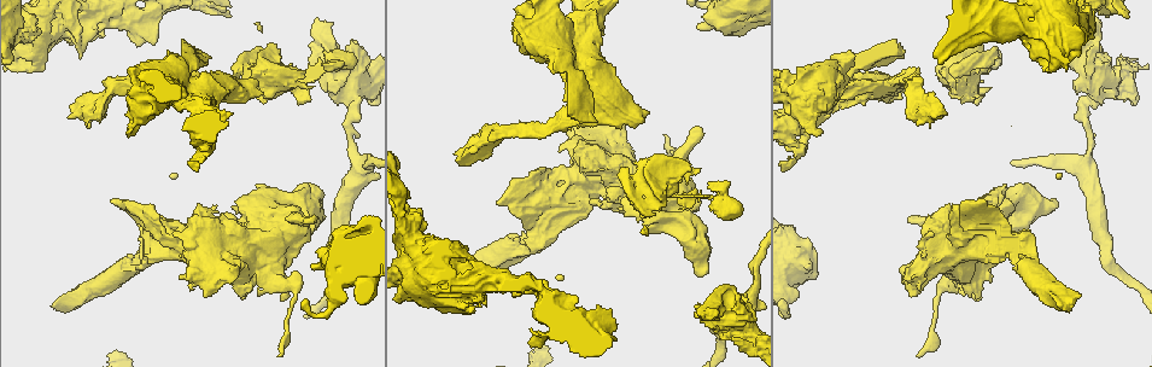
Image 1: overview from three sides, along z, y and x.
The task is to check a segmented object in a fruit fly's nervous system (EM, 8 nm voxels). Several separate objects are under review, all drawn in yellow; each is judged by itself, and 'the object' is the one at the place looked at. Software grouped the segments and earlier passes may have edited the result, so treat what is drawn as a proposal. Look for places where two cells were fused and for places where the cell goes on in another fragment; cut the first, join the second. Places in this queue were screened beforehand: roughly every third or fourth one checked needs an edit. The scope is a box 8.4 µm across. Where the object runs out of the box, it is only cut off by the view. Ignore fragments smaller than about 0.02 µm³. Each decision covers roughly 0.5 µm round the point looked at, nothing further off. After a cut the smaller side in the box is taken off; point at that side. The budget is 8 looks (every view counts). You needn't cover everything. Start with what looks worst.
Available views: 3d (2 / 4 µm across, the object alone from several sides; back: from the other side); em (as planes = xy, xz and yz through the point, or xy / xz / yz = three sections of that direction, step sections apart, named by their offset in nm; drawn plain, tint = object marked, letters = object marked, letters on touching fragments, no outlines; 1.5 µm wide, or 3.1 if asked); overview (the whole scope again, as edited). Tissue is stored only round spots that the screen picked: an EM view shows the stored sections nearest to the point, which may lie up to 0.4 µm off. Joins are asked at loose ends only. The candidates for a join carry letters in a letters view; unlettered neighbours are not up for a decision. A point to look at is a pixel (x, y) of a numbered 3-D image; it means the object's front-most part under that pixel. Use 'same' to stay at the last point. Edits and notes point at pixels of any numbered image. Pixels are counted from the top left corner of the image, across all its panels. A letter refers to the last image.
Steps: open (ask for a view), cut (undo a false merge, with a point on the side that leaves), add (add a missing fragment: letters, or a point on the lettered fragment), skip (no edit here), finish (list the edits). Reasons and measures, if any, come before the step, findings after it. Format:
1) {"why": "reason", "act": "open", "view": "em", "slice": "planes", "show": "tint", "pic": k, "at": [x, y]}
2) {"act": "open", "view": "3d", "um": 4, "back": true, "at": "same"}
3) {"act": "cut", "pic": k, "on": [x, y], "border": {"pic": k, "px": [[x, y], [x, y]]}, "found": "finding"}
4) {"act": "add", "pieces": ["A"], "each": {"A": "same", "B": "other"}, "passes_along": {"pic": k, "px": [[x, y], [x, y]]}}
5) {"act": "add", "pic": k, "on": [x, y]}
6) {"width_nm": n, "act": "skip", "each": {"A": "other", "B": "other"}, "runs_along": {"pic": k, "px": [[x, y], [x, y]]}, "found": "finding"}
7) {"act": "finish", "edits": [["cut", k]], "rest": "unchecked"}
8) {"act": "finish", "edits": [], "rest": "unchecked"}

{"act": "open", "view": "3d", "um": 2, "back": true, "pic": 1, "at": [1080, 294]}

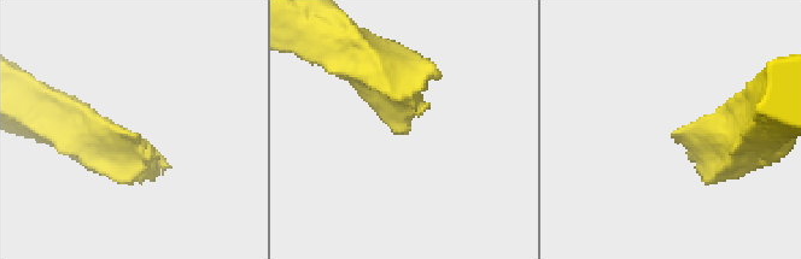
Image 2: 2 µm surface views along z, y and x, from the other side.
{"why": "need the tissue", "act": "open", "view": "em", "slice": "xz", "step": 4, "show": "letters", "pic": 2, "at": [677, 130]}

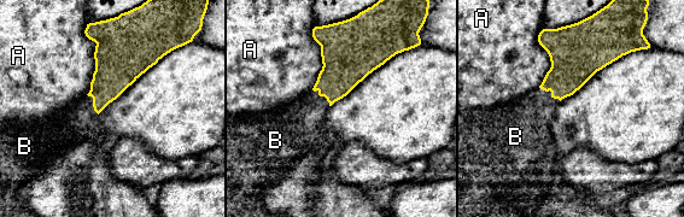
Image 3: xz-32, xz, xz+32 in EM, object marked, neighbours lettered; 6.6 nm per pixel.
{"longest_contact_nm": ["A", 420], "act": "add", "pieces": ["B"], "each": {"A": "other", "B": "same"}, "passes_along": {"pic": 3, "px": [[573, 63], [551, 93], [526, 121]]}, "found": "the cell continues"}

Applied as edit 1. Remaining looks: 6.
{"why": "thick end", "act": "open", "view": "em", "slice": "planes", "show": "tint", "pic": 1, "at": [703, 316]}

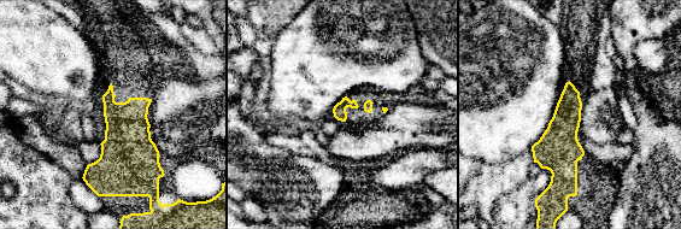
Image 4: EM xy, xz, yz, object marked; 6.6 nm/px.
{"why": "see the neighbours", "act": "open", "view": "em", "slice": "planes", "show": "letters", "at": "same"}

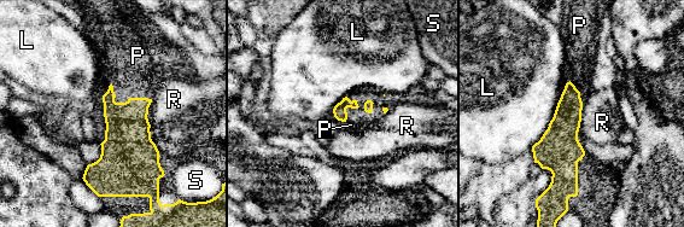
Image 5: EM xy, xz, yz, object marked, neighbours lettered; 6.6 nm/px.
{"act": "add", "pieces": ["P"], "each": {"L": "other", "P": "same", "R": "other", "S": "other"}, "found": "it goes on there"}

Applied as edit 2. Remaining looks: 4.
{"why": "see it whole again", "act": "open", "view": "overview"}

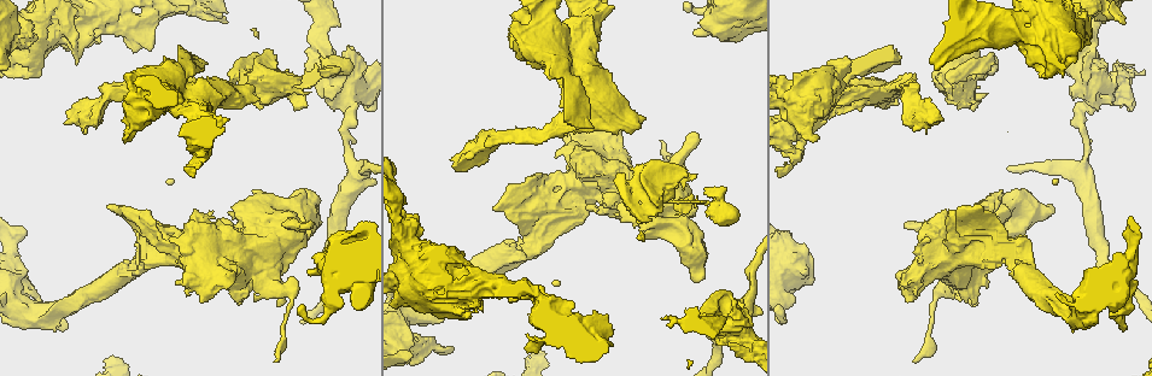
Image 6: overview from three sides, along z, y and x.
{"why": "free end", "act": "open", "view": "em", "slice": "planes", "show": "tint", "pic": 6, "at": [76, 63]}

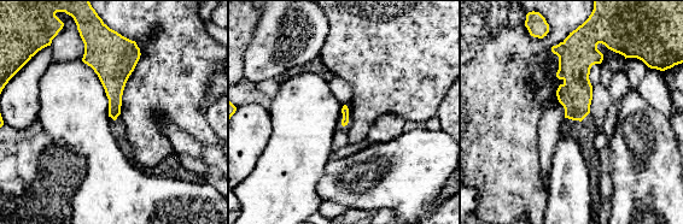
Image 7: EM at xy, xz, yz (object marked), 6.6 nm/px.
{"why": "what lies round it", "act": "open", "view": "em", "slice": "planes", "show": "letters", "at": "same"}

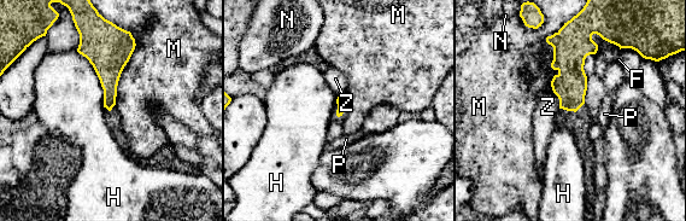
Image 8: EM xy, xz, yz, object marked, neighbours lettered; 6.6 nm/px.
{"act": "skip", "each": {"F": "other", "H": "other", "M": "other", "N": "other", "P": "other", "Z": "other"}, "border": {"pic": 8, "px": [[76, 51], [92, 65], [104, 106]]}, "found": "no lettered fragment goes on from it"}

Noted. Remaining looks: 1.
{"act": "finish", "edits": [["add", 3], ["add", 5]], "rest": "unchecked"}

